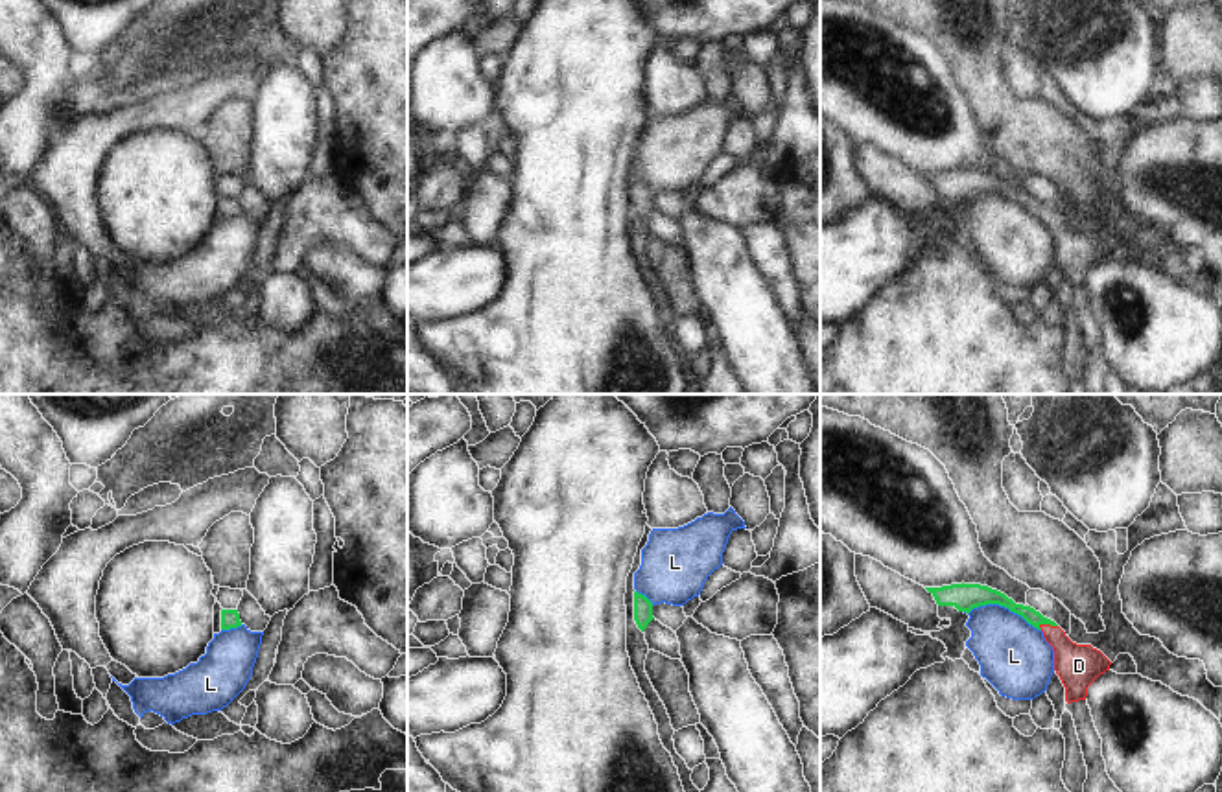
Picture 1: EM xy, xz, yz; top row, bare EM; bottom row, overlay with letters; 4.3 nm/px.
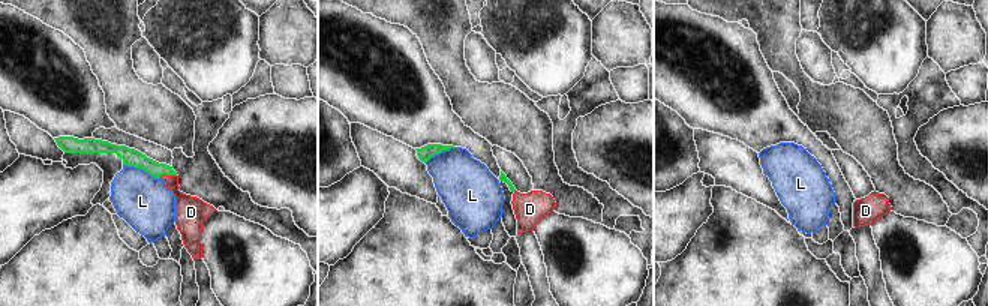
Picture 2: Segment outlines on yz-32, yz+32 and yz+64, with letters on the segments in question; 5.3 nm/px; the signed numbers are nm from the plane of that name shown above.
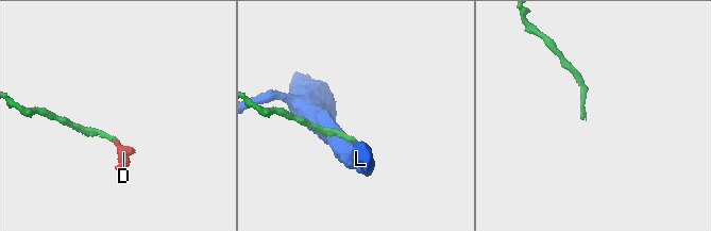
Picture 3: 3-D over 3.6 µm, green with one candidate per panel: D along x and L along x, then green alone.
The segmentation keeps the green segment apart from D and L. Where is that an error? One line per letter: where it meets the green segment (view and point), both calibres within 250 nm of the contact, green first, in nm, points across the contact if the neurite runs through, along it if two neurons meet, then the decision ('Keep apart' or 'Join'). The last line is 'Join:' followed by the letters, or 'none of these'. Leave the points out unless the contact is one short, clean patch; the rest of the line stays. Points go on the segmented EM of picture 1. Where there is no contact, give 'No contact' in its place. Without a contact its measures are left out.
D: Touches green at yz (1047, 623). Thickness 70 nm (green) against 190 nm. Path across: yz (1031, 616), (1047, 623), (1079, 665). Join
L: Touches green at yz (1003, 605). Thickness 120 nm (green) against 300 nm. Boundary: yz (964, 610), (1003, 605), (1040, 630). Keep apart
Join: D

